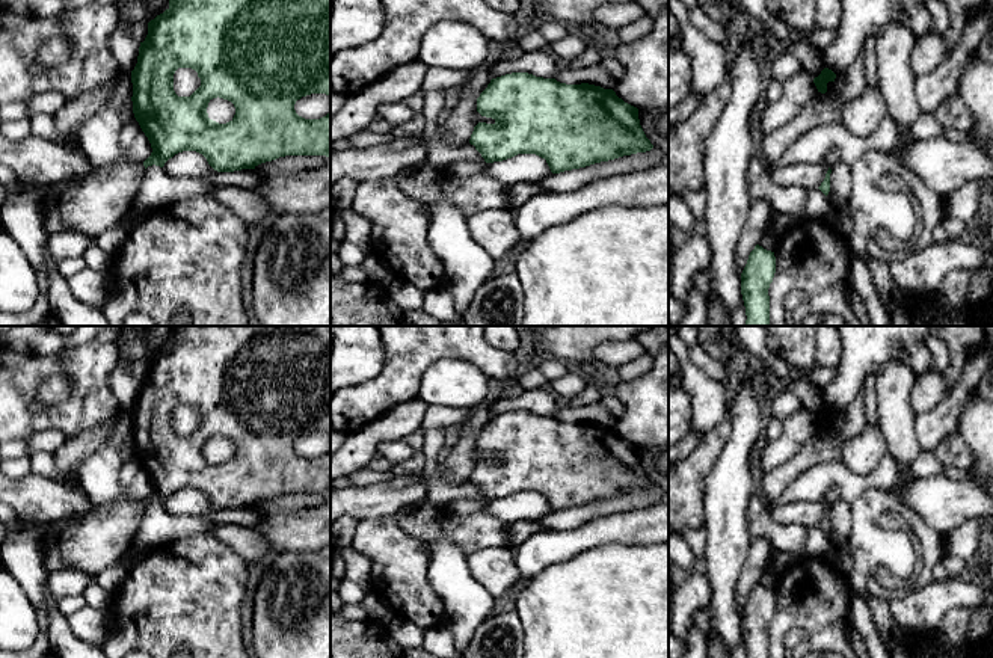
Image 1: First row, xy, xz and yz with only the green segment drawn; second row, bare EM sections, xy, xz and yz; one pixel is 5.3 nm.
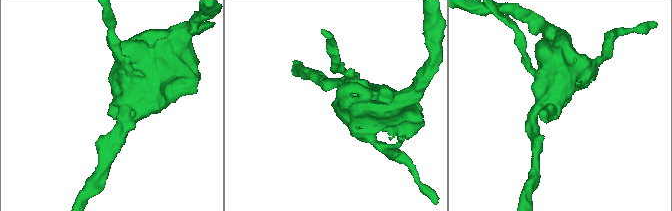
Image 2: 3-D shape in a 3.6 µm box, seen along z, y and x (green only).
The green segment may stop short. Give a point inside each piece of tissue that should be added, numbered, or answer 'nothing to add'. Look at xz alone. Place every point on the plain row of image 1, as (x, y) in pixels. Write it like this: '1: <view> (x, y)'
nothing to add

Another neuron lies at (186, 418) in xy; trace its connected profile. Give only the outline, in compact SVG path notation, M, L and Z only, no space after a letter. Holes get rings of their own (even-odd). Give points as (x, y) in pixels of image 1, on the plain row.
M178 406L174 412L174 429L178 435L190 435L201 424L198 410L192 406Z

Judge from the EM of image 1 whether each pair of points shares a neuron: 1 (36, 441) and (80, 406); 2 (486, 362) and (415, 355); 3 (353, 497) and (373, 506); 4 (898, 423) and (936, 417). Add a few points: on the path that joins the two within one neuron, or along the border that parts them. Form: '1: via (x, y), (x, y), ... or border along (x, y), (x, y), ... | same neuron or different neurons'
1: border along (67, 436), (59, 430), (41, 430), (26, 439) | different neurons
2: via (468, 347), (433, 347) | same neuron
3: via (358, 501), (368, 503) | same neuron
4: border along (913, 415), (913, 435), (919, 448) | different neurons

